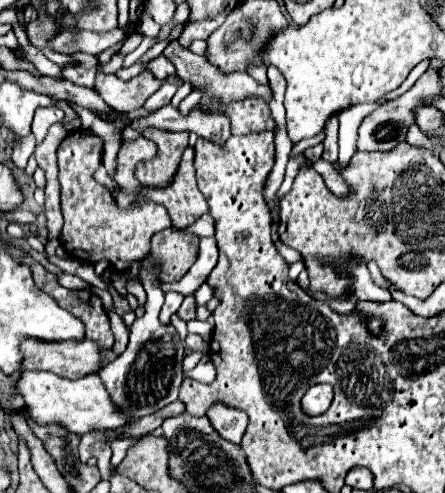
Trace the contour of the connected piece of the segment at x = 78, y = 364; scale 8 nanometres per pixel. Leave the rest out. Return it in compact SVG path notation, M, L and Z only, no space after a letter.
M89 338L63 340L59 344L43 344L43 340L25 340L19 348L23 348L23 372L49 370L65 378L81 378L101 368L99 348Z

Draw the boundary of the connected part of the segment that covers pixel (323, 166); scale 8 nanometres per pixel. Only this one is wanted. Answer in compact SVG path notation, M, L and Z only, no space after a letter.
M321 158L312 167L323 176L326 186L335 196L345 197L350 194L351 189L331 163Z

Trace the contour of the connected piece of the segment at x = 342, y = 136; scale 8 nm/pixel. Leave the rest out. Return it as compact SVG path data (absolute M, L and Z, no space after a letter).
M375 100L369 104L355 104L341 110L341 116L339 116L339 124L341 124L339 126L339 162L341 164L347 164L353 152L357 150L355 136L359 132L359 124L371 114L371 110L379 108L383 102L385 100Z

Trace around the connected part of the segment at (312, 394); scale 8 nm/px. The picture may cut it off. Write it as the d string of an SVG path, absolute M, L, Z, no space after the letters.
M315 384L303 396L301 408L309 416L317 416L317 414L323 414L331 406L331 400L333 400L333 388L331 386L319 386L319 384Z

